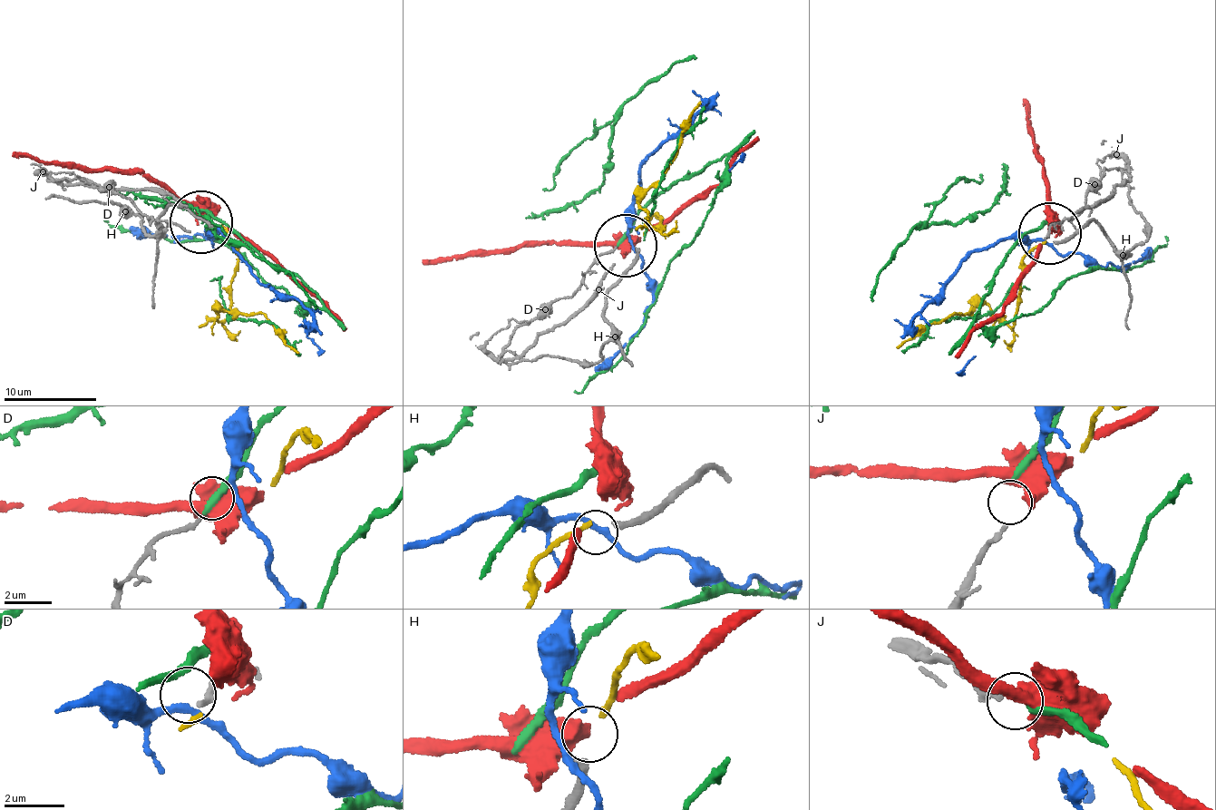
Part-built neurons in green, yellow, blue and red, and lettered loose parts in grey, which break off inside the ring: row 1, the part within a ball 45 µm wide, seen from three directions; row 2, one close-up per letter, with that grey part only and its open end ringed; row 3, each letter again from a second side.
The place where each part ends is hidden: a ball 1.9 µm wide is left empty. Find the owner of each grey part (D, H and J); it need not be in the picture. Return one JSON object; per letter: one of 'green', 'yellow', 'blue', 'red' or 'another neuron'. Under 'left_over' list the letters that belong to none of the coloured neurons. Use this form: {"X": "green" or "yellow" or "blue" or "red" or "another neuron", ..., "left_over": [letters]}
{"D": "blue", "H": "another neuron", "J": "green", "left_over": ["H"]}

